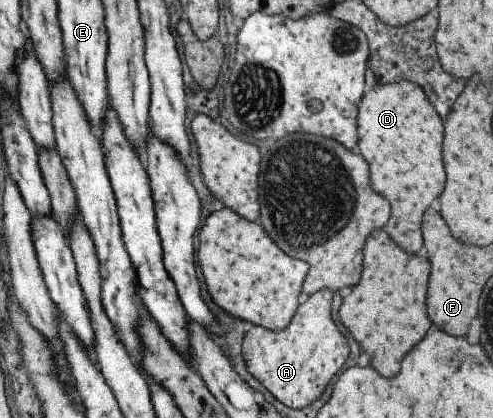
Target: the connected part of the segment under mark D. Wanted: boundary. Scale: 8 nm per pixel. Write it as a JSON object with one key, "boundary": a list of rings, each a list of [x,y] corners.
{"boundary":[[[412,82],[374,85],[370,93],[364,93],[357,106],[358,153],[368,163],[370,187],[390,203],[392,215],[383,225],[384,231],[406,253],[416,253],[422,247],[422,213],[440,195],[444,185],[440,159],[442,121],[426,101],[423,89]]]}

